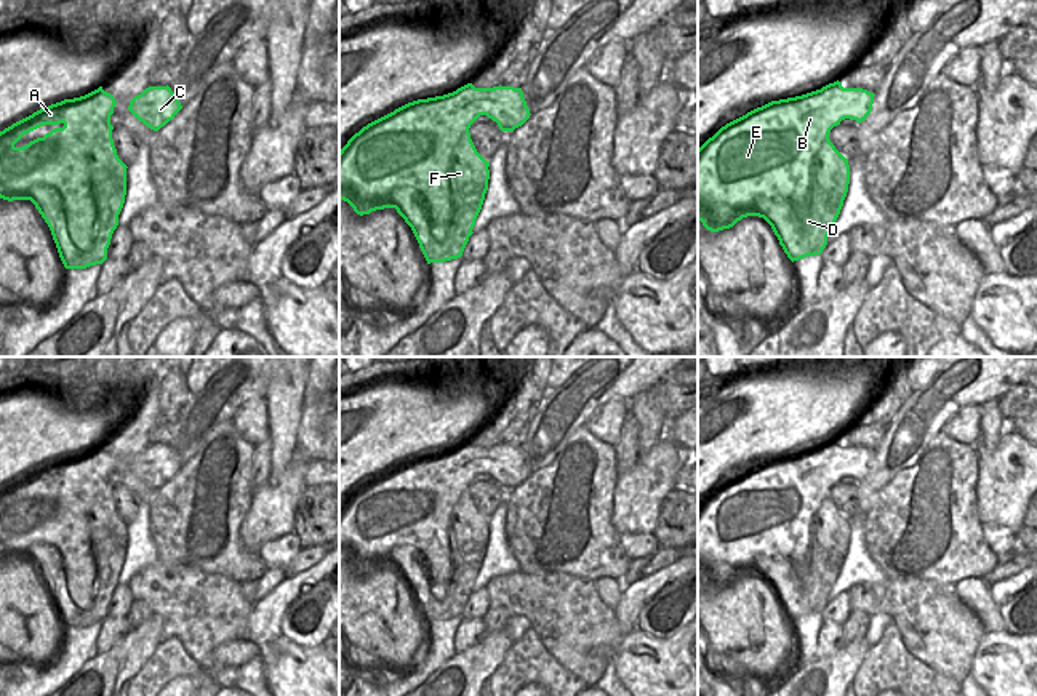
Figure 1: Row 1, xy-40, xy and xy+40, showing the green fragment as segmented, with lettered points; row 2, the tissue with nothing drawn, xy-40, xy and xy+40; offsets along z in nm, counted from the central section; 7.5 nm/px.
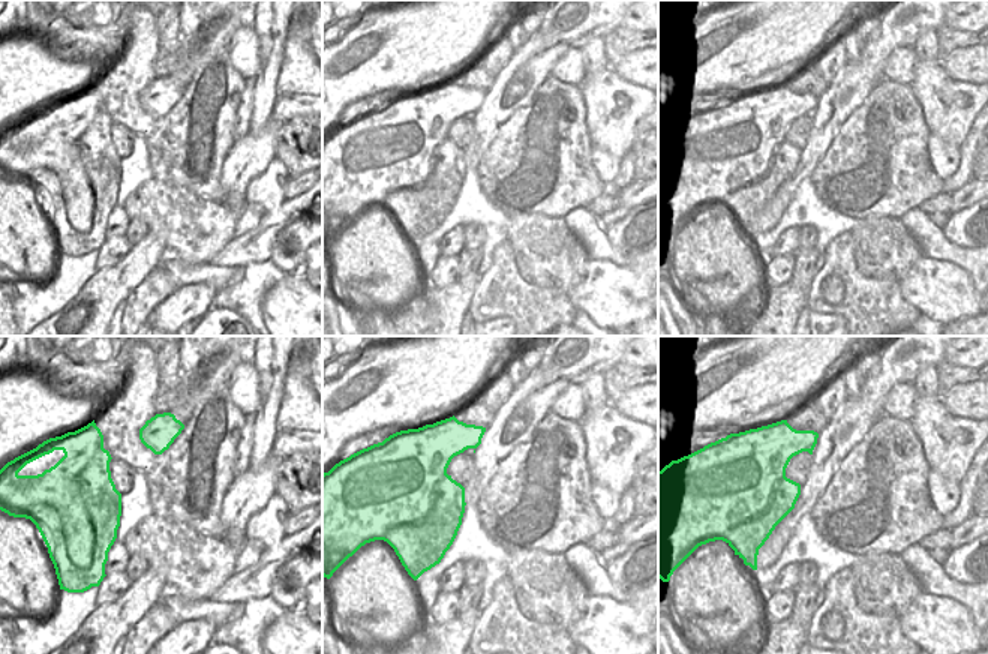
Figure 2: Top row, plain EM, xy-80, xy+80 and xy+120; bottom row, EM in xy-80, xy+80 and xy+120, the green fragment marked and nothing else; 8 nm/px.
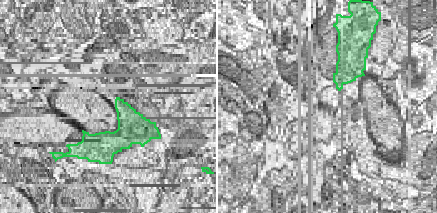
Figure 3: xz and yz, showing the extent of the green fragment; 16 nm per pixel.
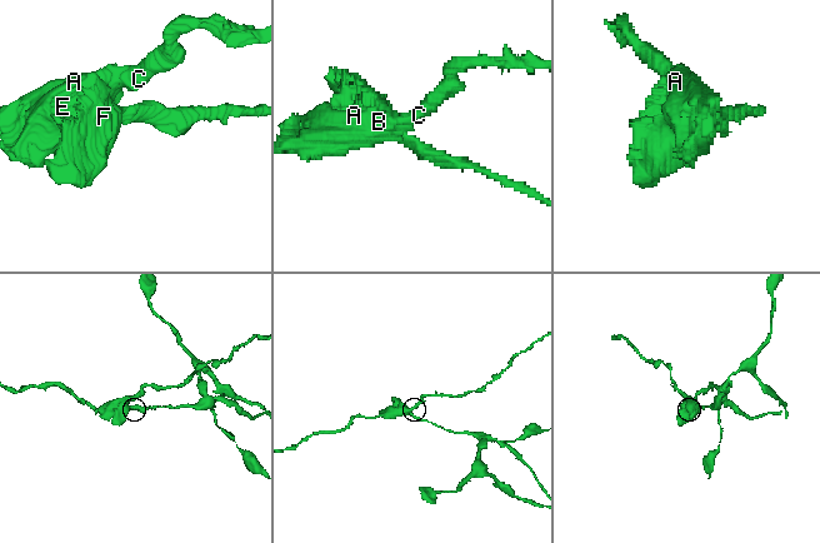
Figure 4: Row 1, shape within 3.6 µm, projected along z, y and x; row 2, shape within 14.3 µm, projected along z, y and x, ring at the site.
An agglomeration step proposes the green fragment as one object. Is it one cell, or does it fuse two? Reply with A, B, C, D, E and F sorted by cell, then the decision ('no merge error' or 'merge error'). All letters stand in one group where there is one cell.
groups A B C E / D F; merge error

